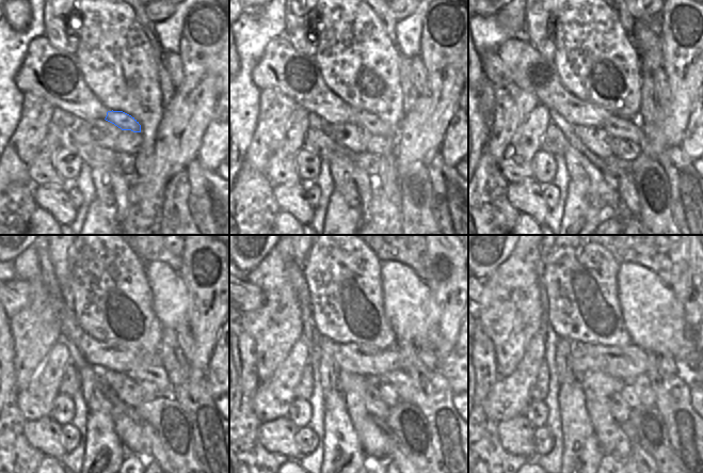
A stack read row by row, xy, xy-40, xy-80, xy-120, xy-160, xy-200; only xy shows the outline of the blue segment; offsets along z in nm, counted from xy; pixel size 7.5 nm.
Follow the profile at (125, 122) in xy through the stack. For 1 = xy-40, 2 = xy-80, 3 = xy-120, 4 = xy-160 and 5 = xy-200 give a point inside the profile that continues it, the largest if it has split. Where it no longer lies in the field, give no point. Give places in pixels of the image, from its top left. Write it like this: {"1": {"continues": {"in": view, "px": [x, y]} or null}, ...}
{"1": {"continues": {"in": "xy-40", "px": [373, 125]}}, "2": {"continues": {"in": "xy-80", "px": [630, 130]}}, "3": {"continues": {"in": "xy-120", "px": [156, 374]}}, "4": {"continues": {"in": "xy-160", "px": [400, 380]}}, "5": {"continues": {"in": "xy-200", "px": [642, 383]}}}

